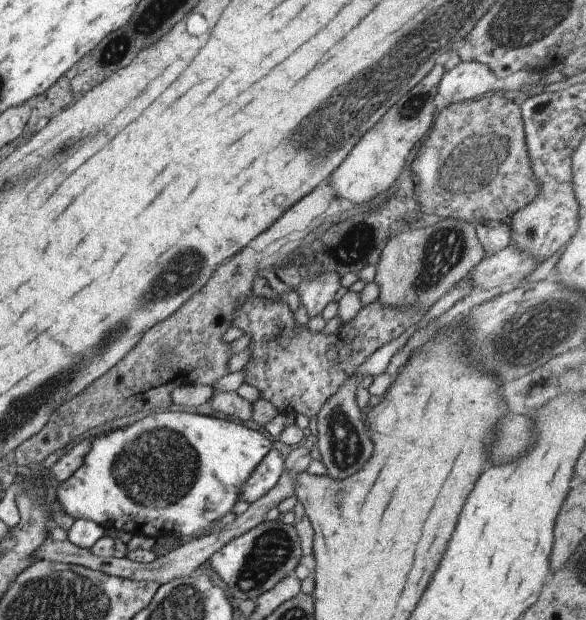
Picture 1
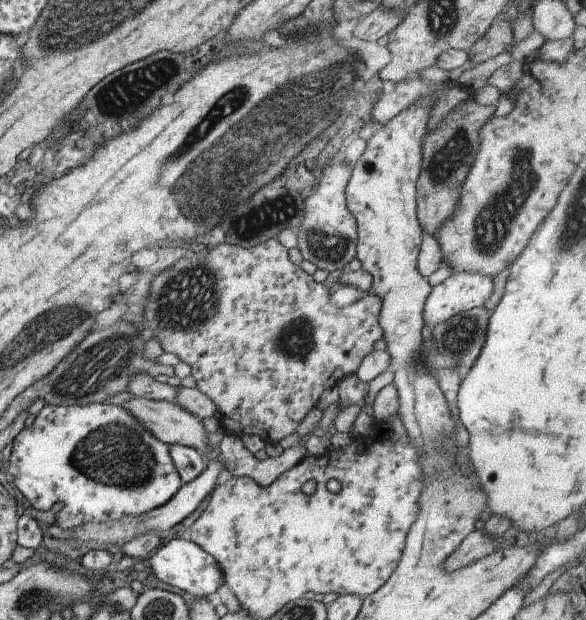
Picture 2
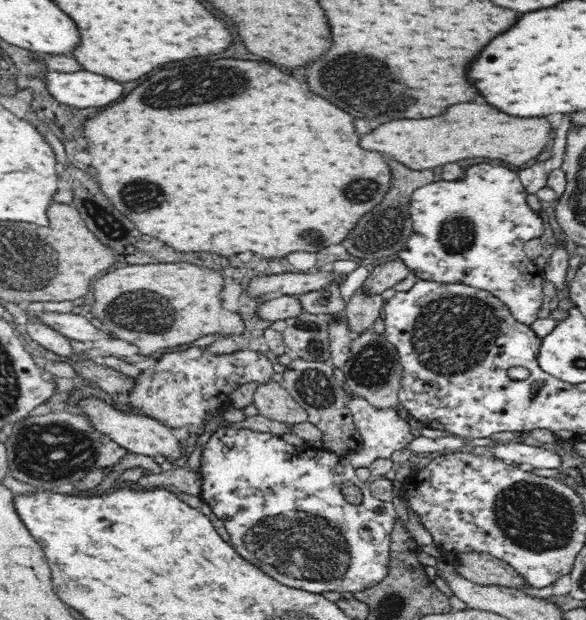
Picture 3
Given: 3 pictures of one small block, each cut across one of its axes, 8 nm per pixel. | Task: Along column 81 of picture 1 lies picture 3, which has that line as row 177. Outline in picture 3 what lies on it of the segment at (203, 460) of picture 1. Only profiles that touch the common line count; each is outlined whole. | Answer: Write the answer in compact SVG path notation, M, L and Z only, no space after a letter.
M489 163L468 166L466 180L460 182L442 180L426 187L418 187L409 202L414 232L410 234L396 258L399 258L417 279L440 284L464 284L487 290L510 309L518 322L531 325L539 319L538 310L544 298L542 294L544 273L527 258L524 247L527 241L542 236L544 227L540 213L528 207L526 196L518 173L510 168Z

